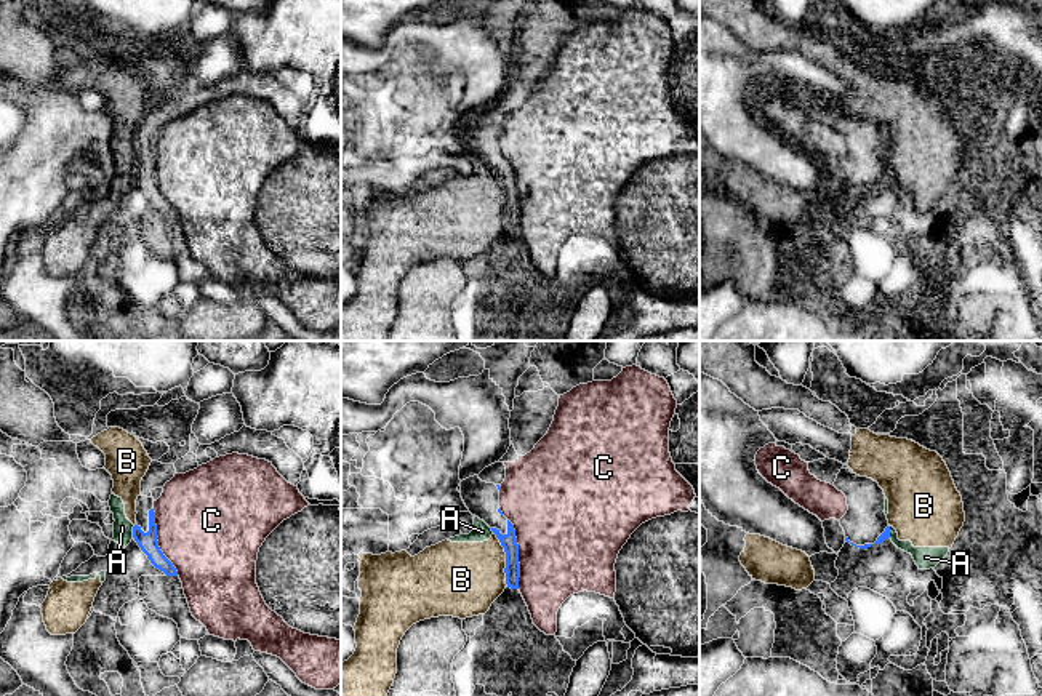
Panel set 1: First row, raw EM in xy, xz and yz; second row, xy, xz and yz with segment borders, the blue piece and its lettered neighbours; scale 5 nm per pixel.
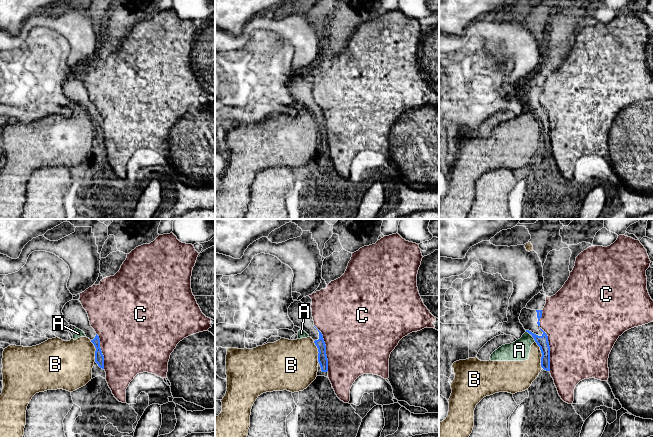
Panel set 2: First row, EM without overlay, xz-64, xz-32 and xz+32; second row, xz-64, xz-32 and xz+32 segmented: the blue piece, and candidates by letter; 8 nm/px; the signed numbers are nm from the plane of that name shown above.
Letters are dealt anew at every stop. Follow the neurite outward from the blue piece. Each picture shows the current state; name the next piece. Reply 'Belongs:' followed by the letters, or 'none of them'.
Belongs: none of them

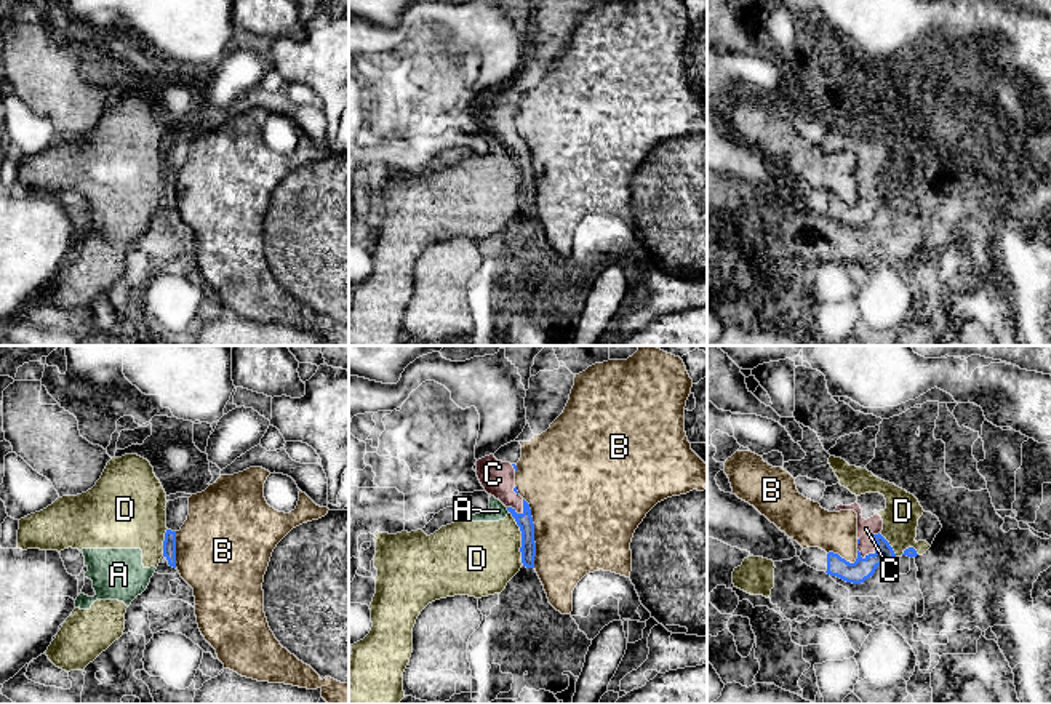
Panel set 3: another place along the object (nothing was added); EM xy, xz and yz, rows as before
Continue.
Belongs: C

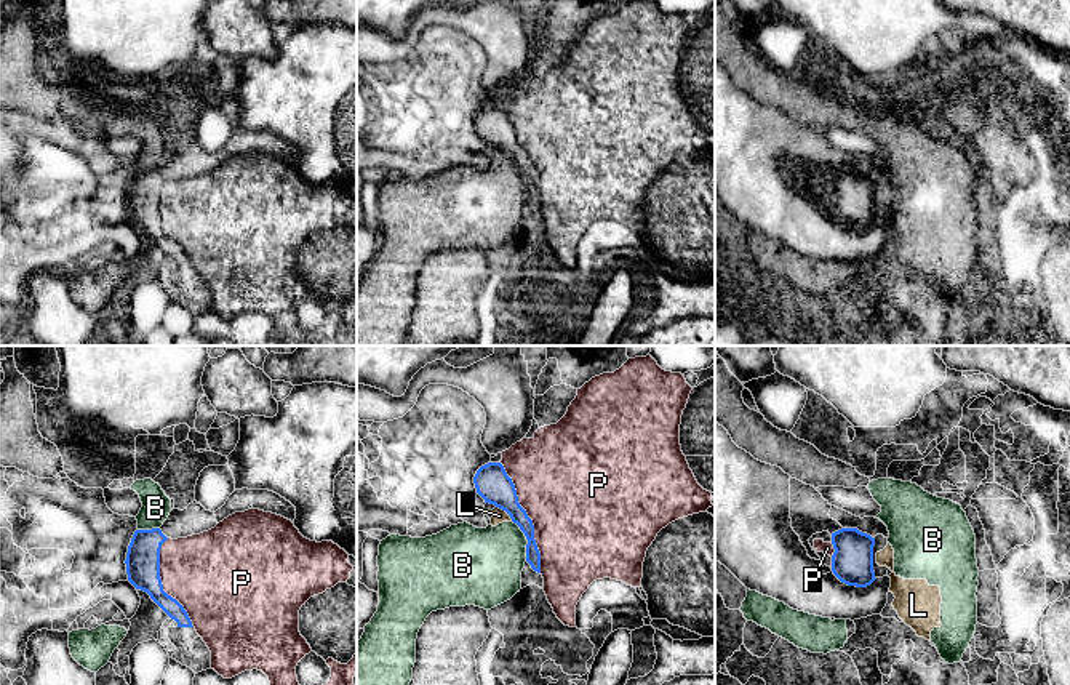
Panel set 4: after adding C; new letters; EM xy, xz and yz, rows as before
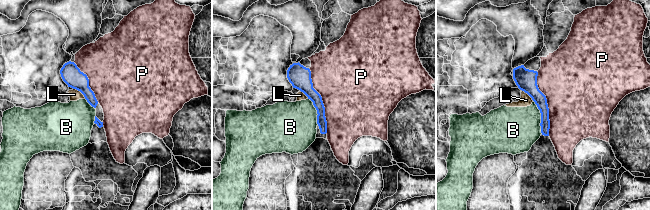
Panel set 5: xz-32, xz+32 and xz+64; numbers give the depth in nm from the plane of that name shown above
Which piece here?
Belongs: none of them

